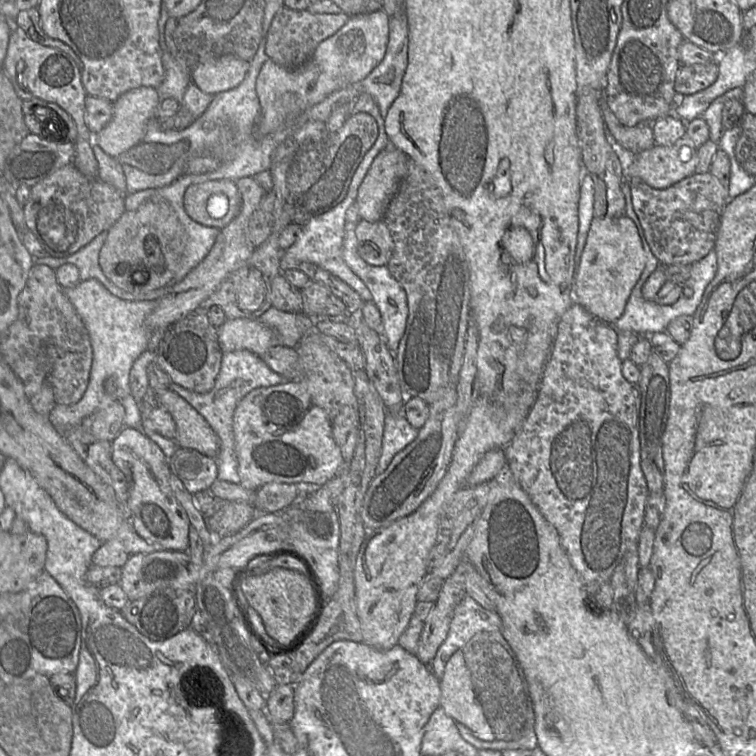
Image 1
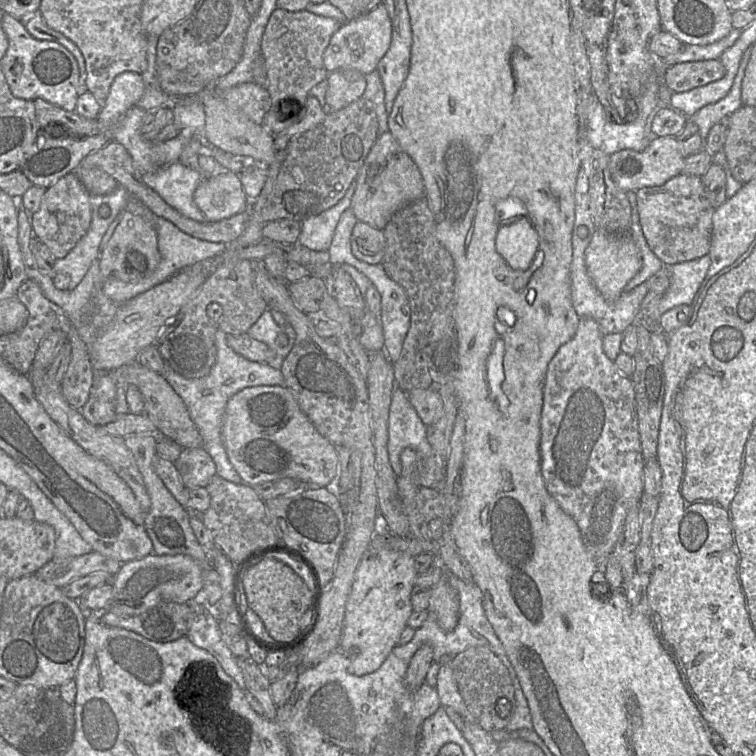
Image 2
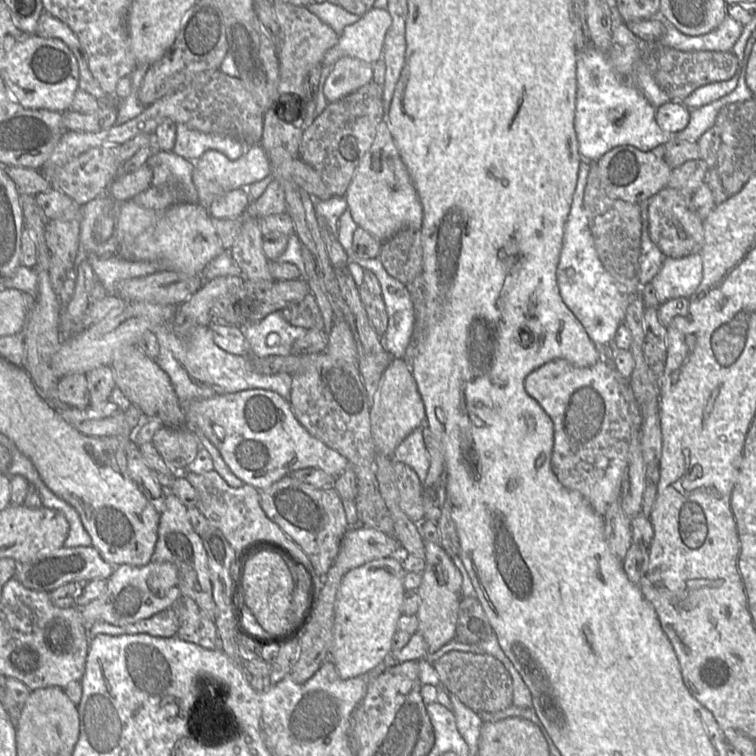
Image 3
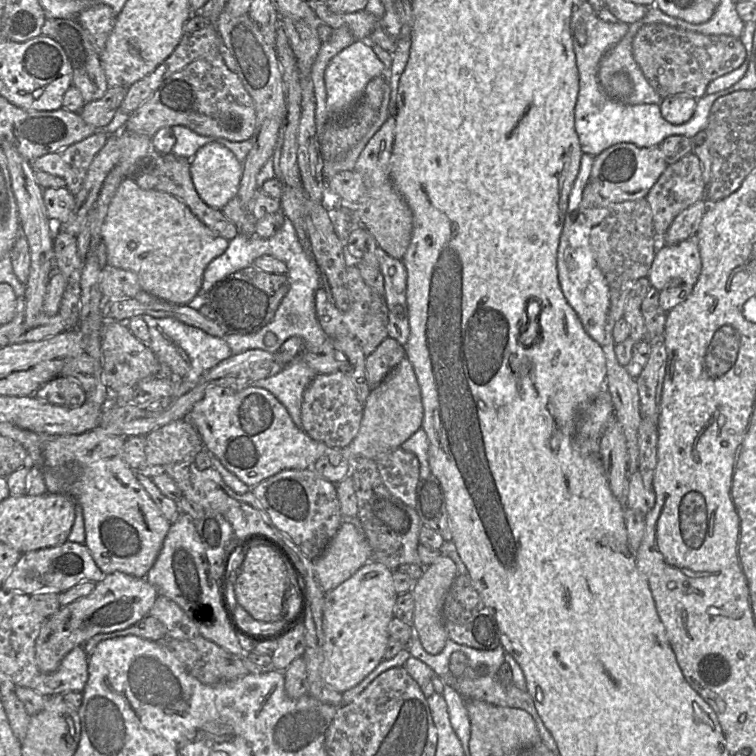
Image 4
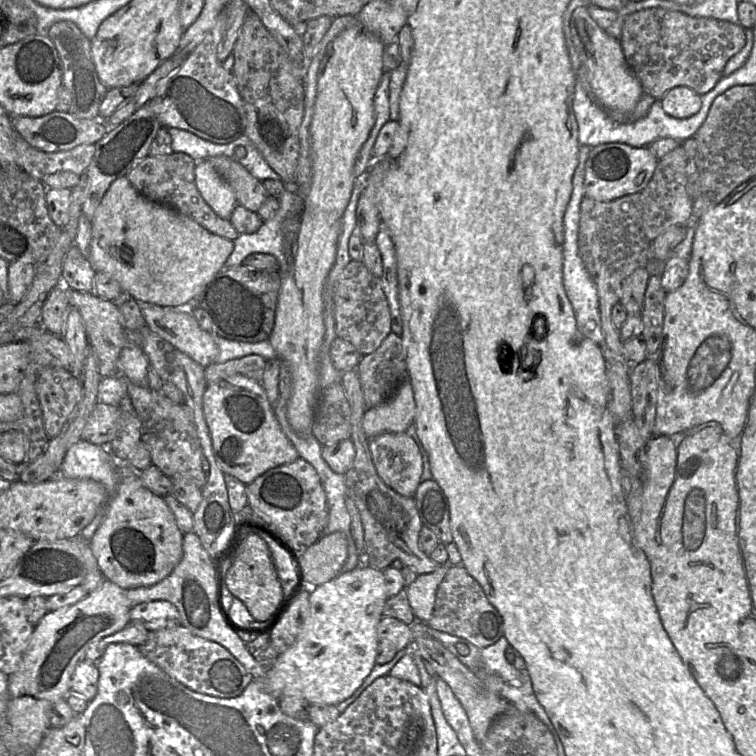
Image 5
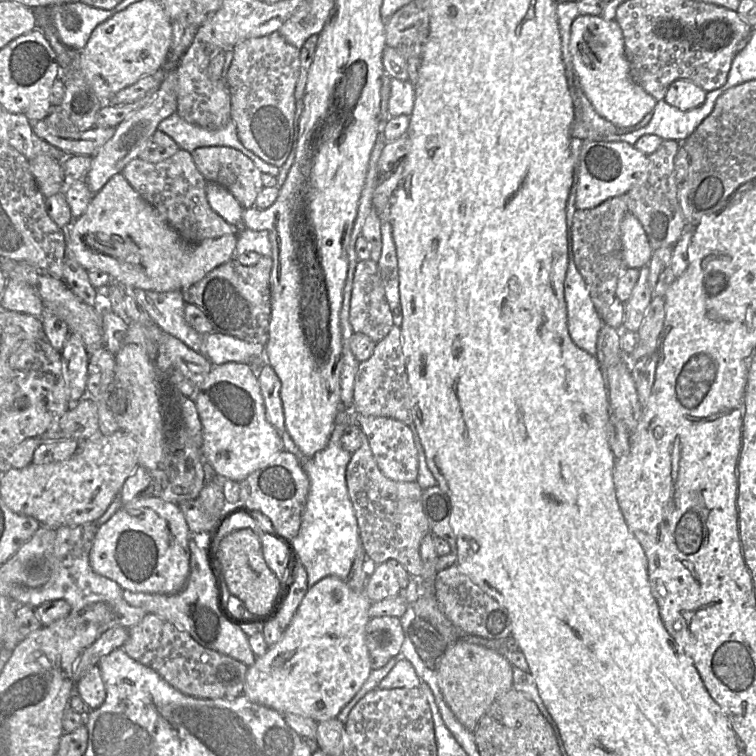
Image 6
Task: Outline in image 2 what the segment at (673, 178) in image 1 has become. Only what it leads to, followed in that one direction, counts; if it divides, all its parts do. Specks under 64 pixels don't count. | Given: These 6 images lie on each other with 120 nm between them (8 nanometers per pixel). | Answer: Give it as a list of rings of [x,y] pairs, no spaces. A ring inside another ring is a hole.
[[[675,136],[654,138],[644,150],[624,149],[610,155],[609,169],[616,185],[623,191],[637,191],[643,187],[661,186],[682,173],[685,157]]]

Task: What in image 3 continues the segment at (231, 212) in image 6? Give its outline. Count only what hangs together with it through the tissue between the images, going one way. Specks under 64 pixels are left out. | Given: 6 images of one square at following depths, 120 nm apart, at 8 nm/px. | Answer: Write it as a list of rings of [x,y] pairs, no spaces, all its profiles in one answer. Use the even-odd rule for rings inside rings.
[[[261,143],[248,146],[237,160],[231,160],[220,151],[211,149],[194,162],[192,180],[198,192],[198,204],[207,209],[216,197],[234,189],[247,188],[272,173],[270,161]]]

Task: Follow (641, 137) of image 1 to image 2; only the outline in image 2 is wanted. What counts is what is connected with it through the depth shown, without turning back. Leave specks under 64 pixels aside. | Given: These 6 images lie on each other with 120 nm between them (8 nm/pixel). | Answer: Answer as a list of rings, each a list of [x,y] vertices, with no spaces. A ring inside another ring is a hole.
[[[587,44],[587,52],[591,66],[592,86],[597,99],[602,103],[605,111],[612,114],[611,118],[614,121],[625,123],[612,102],[606,47]]]

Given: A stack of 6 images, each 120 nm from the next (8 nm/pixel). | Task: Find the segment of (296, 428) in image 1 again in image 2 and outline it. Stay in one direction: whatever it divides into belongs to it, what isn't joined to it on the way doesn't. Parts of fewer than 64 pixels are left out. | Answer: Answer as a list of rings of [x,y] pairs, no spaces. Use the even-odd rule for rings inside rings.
[[[285,385],[282,386],[253,386],[247,387],[240,392],[234,394],[227,402],[225,408],[224,421],[221,430],[222,442],[225,447],[227,456],[239,476],[242,478],[242,483],[256,485],[263,482],[269,482],[282,478],[292,478],[303,483],[307,483],[311,487],[326,487],[331,479],[338,474],[339,457],[334,445],[322,436],[309,418],[300,409],[298,401],[294,393]]]

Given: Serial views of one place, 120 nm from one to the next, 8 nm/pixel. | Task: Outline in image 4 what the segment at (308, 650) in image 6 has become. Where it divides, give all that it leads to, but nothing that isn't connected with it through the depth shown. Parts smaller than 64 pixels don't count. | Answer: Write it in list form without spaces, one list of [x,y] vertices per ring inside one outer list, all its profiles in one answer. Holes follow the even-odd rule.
[[[368,561],[350,578],[335,589],[326,592],[323,606],[323,663],[321,675],[327,685],[343,693],[368,676],[384,659],[387,643],[390,639],[388,626],[394,618],[393,609],[397,592],[393,584],[393,571],[382,563]]]

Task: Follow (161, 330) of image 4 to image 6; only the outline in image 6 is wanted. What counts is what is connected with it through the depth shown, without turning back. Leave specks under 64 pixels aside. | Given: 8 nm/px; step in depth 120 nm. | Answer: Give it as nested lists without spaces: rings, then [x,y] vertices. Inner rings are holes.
[[[135,288],[133,292],[137,304],[164,333],[172,335],[195,352],[203,352],[206,335],[199,334],[186,322],[186,302],[181,291],[156,292]]]

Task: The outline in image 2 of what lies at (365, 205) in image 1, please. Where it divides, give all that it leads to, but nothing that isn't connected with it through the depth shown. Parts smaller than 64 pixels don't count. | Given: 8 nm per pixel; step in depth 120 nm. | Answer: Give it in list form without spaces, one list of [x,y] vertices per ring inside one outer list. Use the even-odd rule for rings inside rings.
[[[390,131],[381,134],[356,176],[350,209],[357,220],[383,231],[398,210],[424,197],[423,178],[415,162]]]

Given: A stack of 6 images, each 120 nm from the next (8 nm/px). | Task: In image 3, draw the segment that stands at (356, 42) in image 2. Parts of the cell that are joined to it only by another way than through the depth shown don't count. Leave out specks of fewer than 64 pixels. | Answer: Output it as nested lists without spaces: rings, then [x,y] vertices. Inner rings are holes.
[[[371,8],[357,22],[346,26],[338,42],[324,55],[322,65],[335,65],[344,56],[374,64],[383,56],[392,18],[388,9]]]

